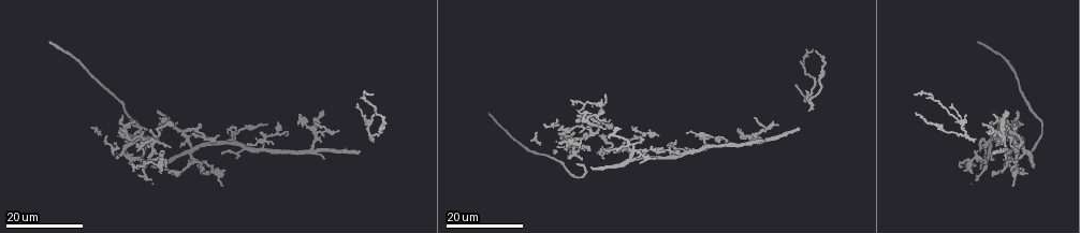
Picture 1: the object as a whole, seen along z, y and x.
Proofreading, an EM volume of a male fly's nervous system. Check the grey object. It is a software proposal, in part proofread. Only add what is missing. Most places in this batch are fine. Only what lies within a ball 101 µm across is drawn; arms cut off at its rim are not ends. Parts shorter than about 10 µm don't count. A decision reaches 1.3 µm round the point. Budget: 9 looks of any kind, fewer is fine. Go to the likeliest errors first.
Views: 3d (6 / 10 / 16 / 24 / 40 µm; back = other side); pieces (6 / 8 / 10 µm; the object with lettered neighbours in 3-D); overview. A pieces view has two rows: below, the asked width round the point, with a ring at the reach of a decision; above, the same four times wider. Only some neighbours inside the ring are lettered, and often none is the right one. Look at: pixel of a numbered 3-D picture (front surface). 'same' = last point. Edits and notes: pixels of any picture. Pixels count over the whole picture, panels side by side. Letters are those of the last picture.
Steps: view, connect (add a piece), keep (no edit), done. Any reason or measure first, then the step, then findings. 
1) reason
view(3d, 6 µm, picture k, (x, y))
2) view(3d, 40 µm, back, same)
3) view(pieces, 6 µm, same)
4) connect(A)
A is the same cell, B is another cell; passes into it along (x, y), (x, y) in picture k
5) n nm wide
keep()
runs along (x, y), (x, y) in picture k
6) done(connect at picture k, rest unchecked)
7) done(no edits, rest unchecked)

an open end
view(3d, 24 µm, picture 1, (156, 110))

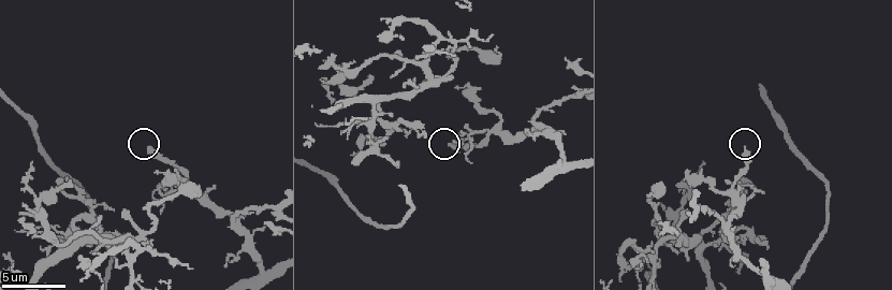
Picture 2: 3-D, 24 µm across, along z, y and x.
view(pieces, 10 µm, picture 2, (150, 151))

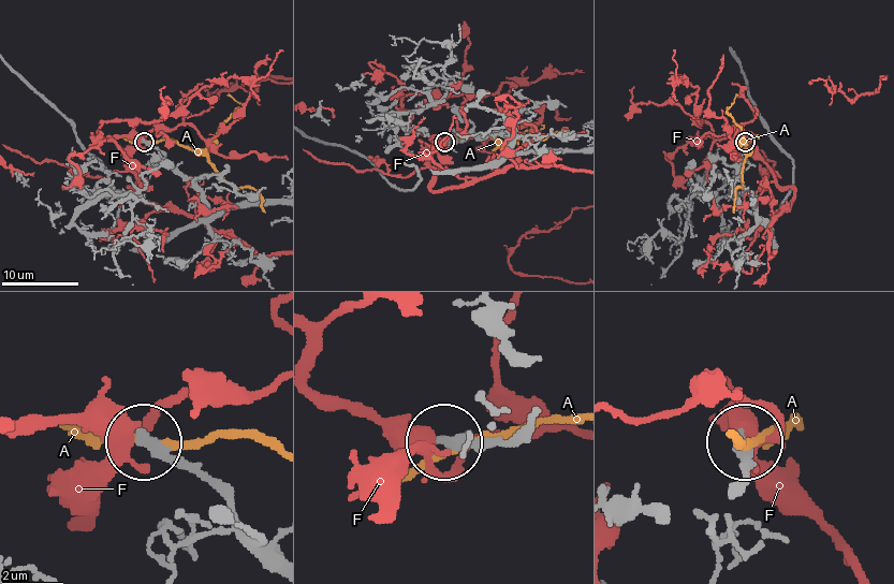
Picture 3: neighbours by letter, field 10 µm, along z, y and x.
keep()
A and F are other cells; runs along (273, 555), (211, 485), (145, 441) in picture 3; none of them fits

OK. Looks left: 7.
an open end
view(3d, 16 µm, picture 1, (1006, 110))

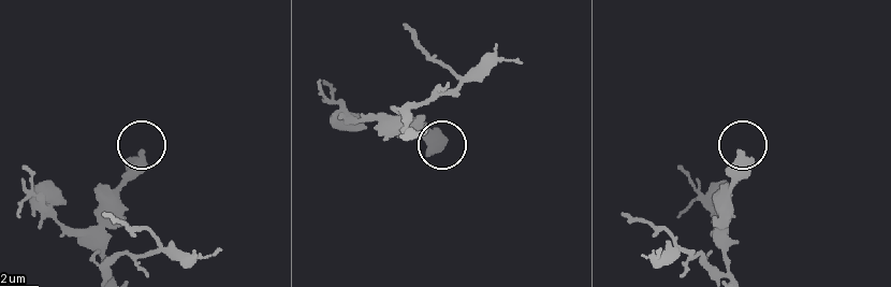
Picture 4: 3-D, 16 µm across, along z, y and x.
see the neighbours
view(pieces, 10 µm, picture 4, (144, 156))

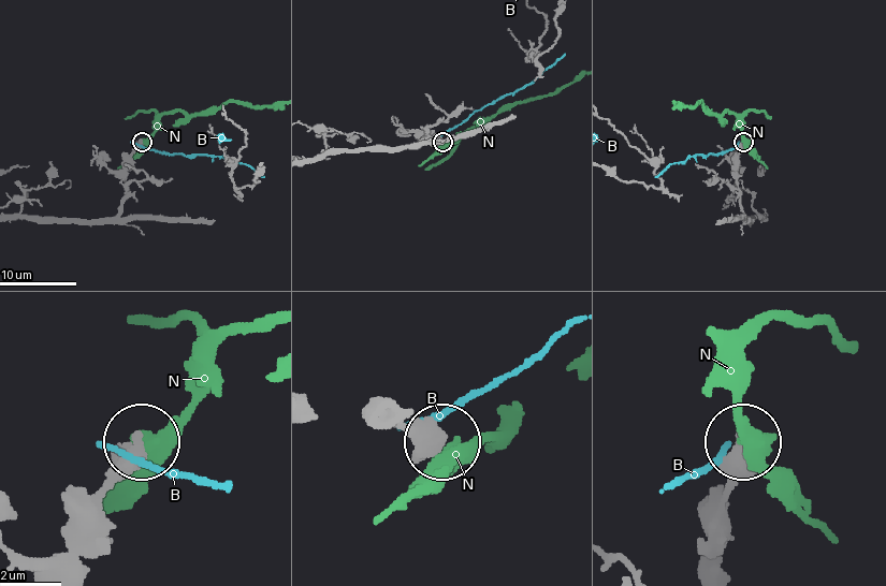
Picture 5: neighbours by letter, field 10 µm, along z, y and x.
450 nm wide
keep()
B and N are other cells; runs along (80, 571), (82, 510), (139, 443) in picture 5; none of them fits

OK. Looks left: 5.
an open end
view(pieces, 6 µm, picture 2, (368, 78))

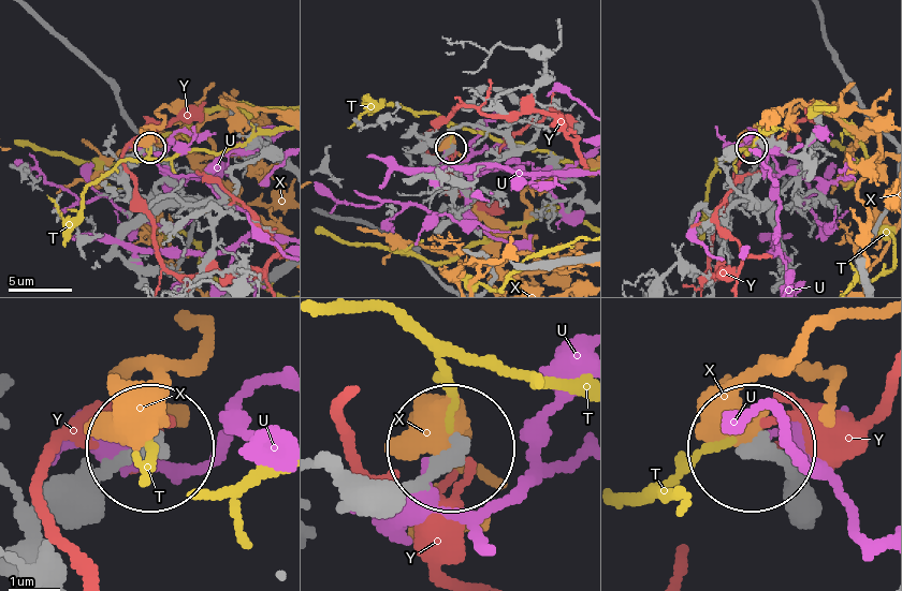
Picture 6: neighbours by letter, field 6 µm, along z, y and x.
keep()
T, U, X and Y are other cells; runs along (789, 501), (756, 446) in picture 6; none of them fits

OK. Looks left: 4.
tapers out
view(3d, 16 µm, picture 1, (315, 122))

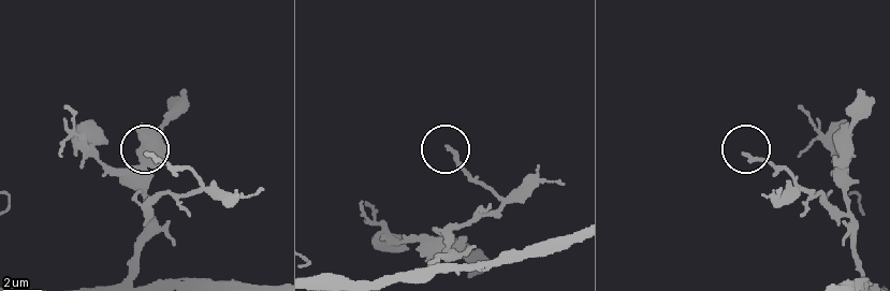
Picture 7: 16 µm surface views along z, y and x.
view(pieces, 8 µm, picture 7, (449, 148))

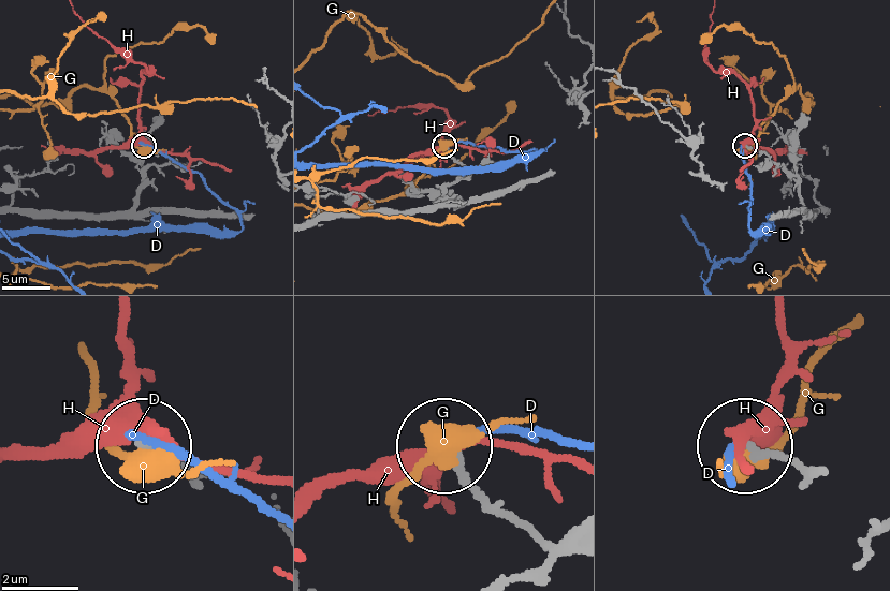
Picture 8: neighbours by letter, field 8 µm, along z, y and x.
keep()
D, G and H are other cells; runs along (815, 470), (744, 451) in picture 8; none of them fits

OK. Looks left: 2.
done(no edits, rest unchecked)

